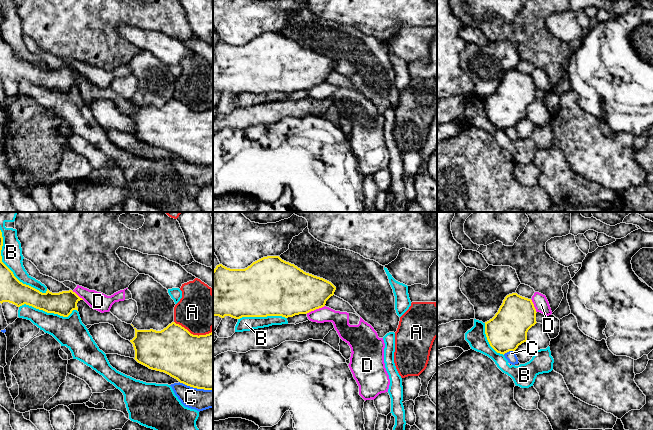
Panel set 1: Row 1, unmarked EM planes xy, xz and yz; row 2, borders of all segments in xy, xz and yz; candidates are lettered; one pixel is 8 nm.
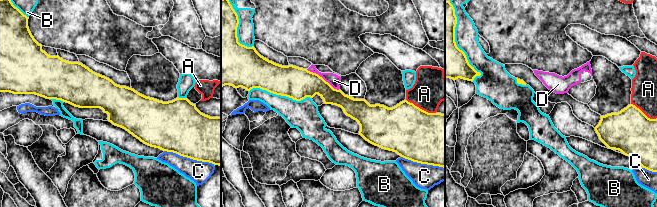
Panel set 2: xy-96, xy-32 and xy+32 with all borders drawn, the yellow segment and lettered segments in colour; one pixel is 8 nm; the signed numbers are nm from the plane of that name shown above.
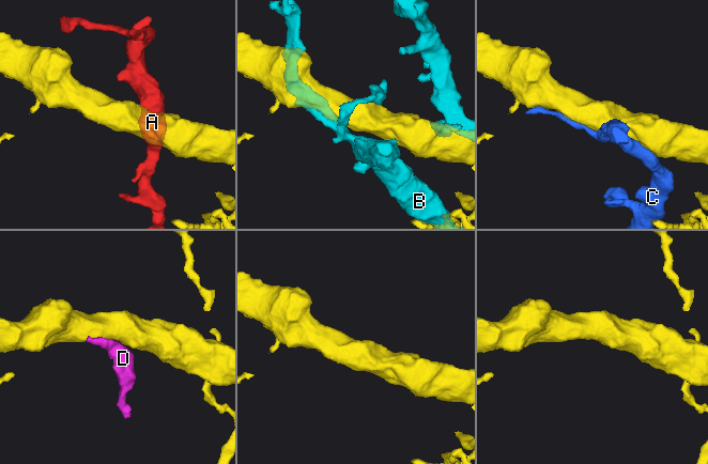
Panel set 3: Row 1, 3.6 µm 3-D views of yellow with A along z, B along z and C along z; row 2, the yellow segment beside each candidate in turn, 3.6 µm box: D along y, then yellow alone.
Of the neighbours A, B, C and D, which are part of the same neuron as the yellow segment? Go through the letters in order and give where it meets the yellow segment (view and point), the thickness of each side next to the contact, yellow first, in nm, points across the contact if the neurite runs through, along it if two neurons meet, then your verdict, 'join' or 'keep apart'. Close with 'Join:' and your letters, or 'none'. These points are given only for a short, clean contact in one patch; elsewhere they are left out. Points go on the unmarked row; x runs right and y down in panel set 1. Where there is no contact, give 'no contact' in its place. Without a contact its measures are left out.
A: xy (192, 110) | 440/340 nm | keep apart
B: xy (8, 44) | 190/170 nm | keep apart
C: xy (196, 163) | 440/180 nm | keep apart
D: xz (315, 85) | 400/140 nm | along xz (324, 81), (306, 89) | keep apart
Join: none

